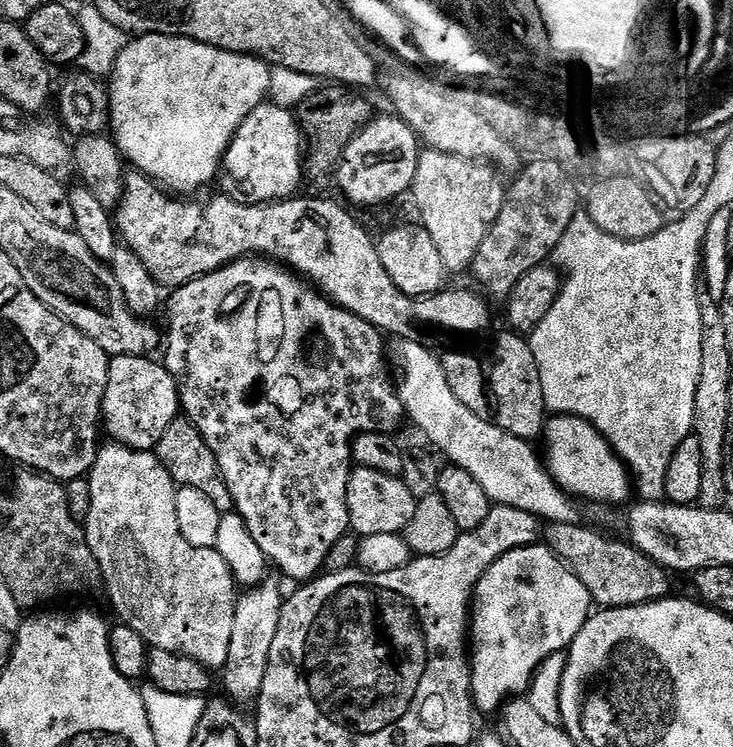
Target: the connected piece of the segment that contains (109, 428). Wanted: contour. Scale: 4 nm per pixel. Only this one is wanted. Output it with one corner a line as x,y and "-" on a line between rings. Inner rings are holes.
114,356
108,361
108,381
102,402
102,428
115,443
139,452
151,452
162,434
181,415
180,395
174,378
159,359

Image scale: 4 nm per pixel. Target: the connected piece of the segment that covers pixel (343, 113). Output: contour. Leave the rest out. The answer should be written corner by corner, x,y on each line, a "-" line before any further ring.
324,86
311,92
294,110
306,141
304,178
309,185
312,183
320,191
317,193
327,193
324,191
333,187
336,167
340,164
346,146
350,146
352,139
374,119
372,104
364,96
367,95
347,86

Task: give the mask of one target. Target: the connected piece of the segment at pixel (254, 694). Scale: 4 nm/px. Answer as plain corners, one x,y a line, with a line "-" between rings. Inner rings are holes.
271,578
265,579
263,583
251,590
239,593
234,614
234,634
230,634
230,654
226,654
226,662
222,669
224,688
228,691
226,696
229,701
240,706
248,706
259,700
262,682
266,678
266,670
270,666
270,649
274,646
274,638
278,634
278,622
285,599
285,593
280,593
279,586

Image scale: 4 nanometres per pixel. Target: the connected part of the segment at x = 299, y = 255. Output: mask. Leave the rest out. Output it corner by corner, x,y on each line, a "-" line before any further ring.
125,171
124,193
119,208
114,212
116,230
122,244
142,260
161,289
175,290
200,276
233,264
235,260
267,258
287,266
315,285
333,304
370,322
370,326
379,328
381,333
389,337
392,335
393,338
415,341
418,336
416,332
423,328
445,328
448,332
480,332
492,324
492,316
488,313
489,301
479,291
467,292
464,288
448,286
429,296
402,294
402,290
394,286
390,274
386,274
386,266
382,266
374,236
372,240
371,234
347,212
349,209
343,203
340,205
332,200
324,200
328,198
293,198
279,200
276,204
243,204
234,202
223,194
212,196
209,200
196,199
200,198
170,198
169,193
145,172

